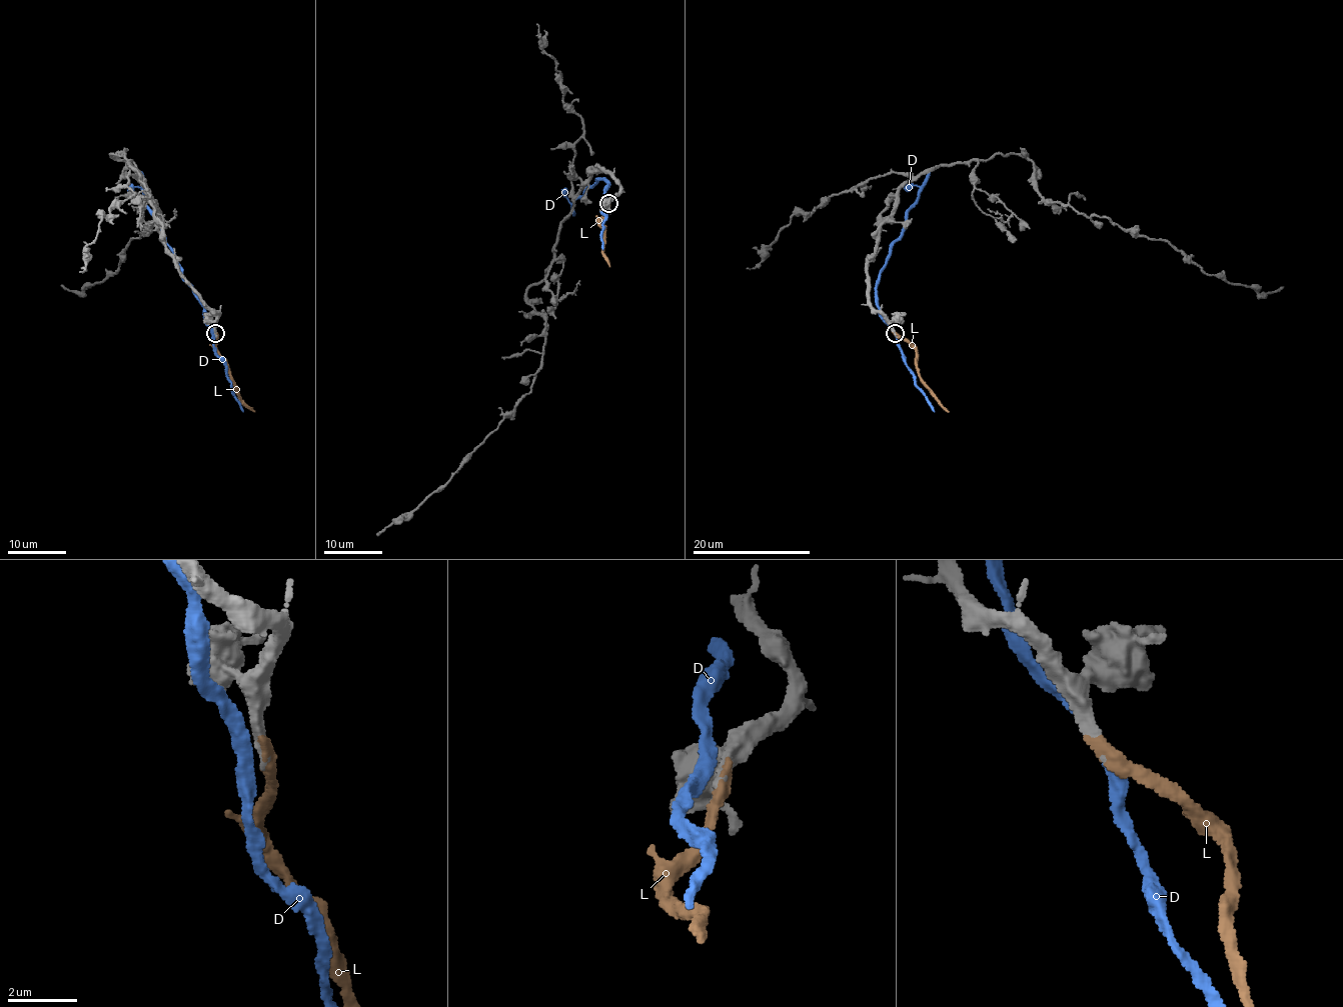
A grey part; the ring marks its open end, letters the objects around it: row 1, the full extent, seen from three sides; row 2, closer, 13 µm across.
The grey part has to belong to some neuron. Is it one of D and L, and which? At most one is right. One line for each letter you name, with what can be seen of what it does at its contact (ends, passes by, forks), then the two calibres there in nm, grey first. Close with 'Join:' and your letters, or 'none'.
L: it ends | 320/400 nm
Join: L

